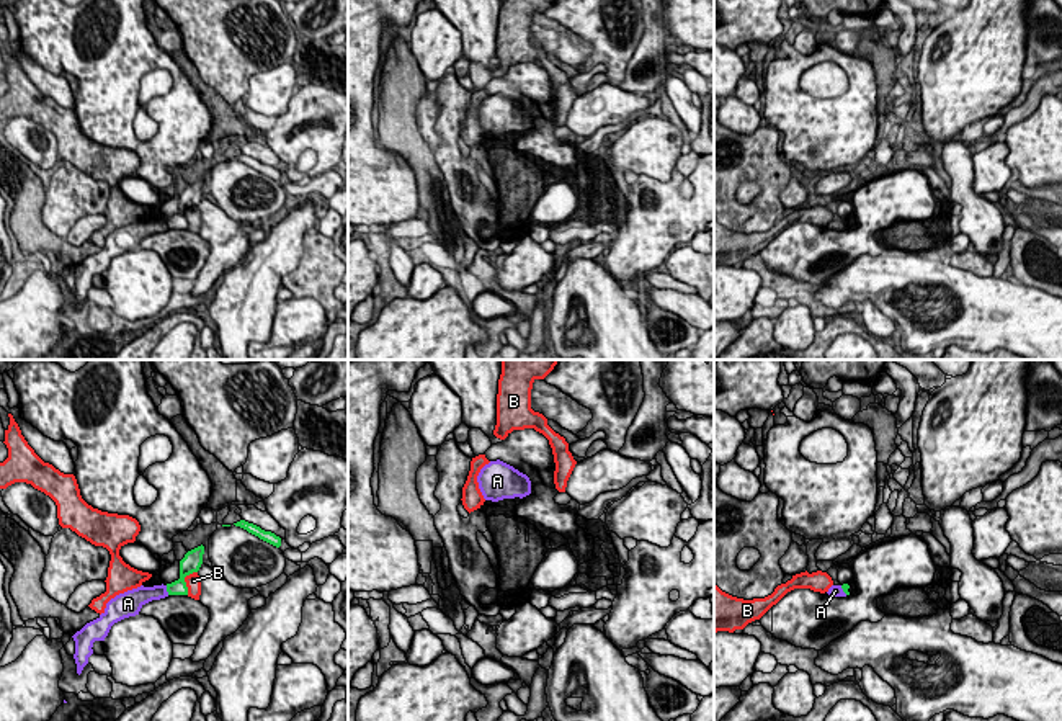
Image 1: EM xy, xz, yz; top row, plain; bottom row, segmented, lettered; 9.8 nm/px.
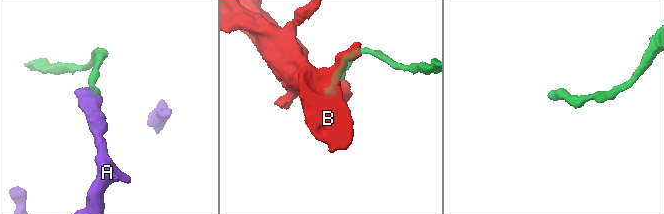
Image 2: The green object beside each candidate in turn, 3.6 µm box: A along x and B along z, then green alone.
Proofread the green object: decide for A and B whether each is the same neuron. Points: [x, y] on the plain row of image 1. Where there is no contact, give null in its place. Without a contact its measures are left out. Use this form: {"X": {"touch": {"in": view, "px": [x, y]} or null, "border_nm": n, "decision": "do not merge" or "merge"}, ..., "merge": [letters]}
{"A": {"touch": {"in": "xy", "px": [167, 224]}, "border_nm": 100, "decision": "do not merge"}, "B": {"touch": {"in": "xy", "px": [183, 214]}, "border_nm": 260, "decision": "do not merge"}, "merge": []}

